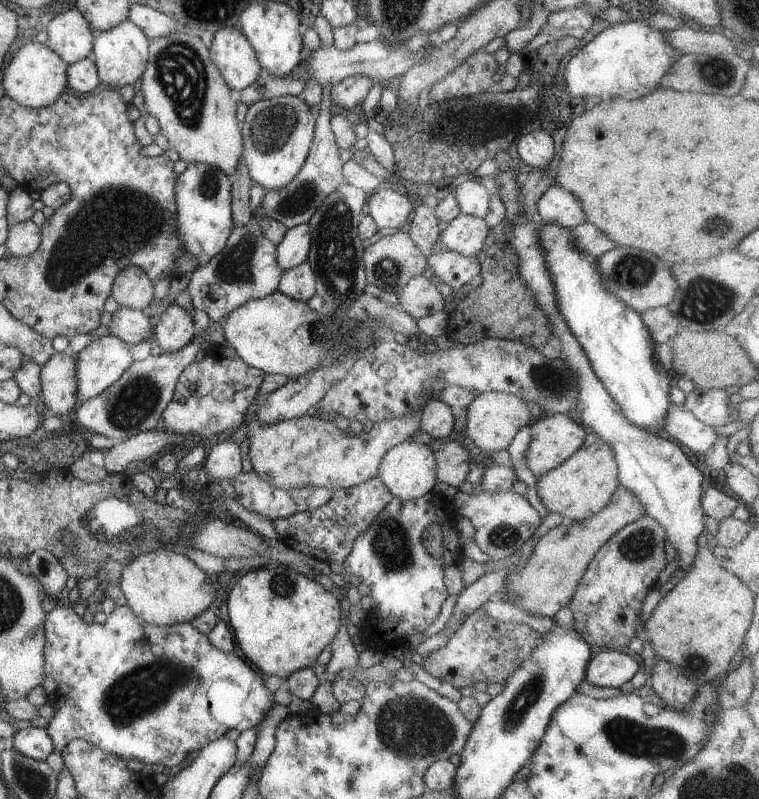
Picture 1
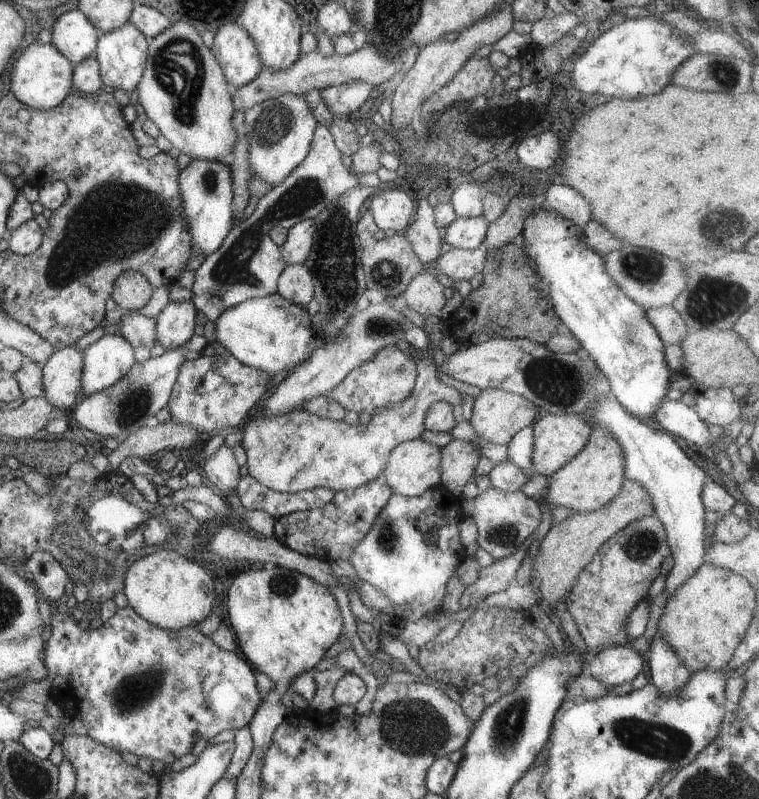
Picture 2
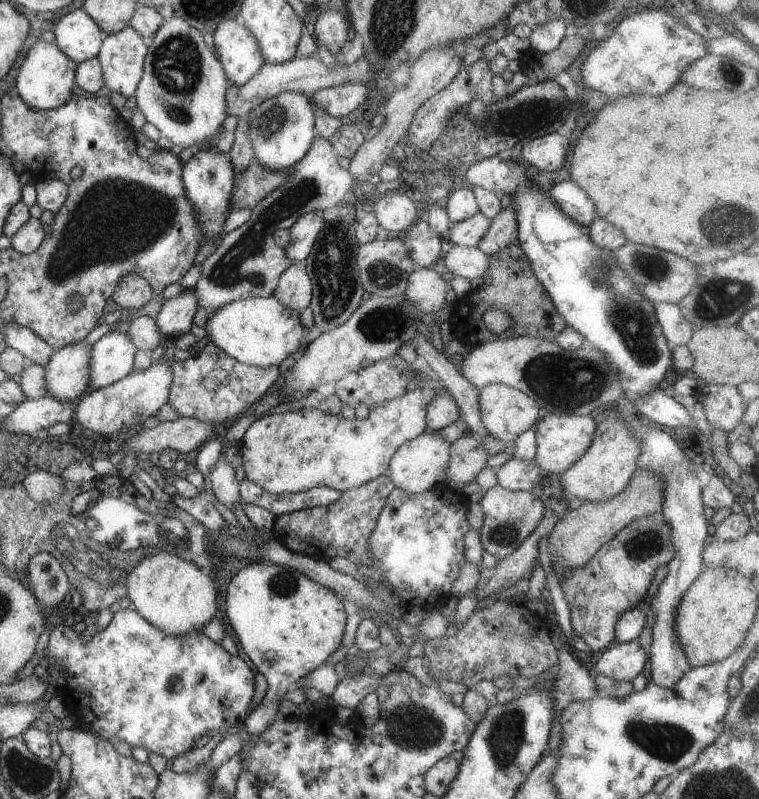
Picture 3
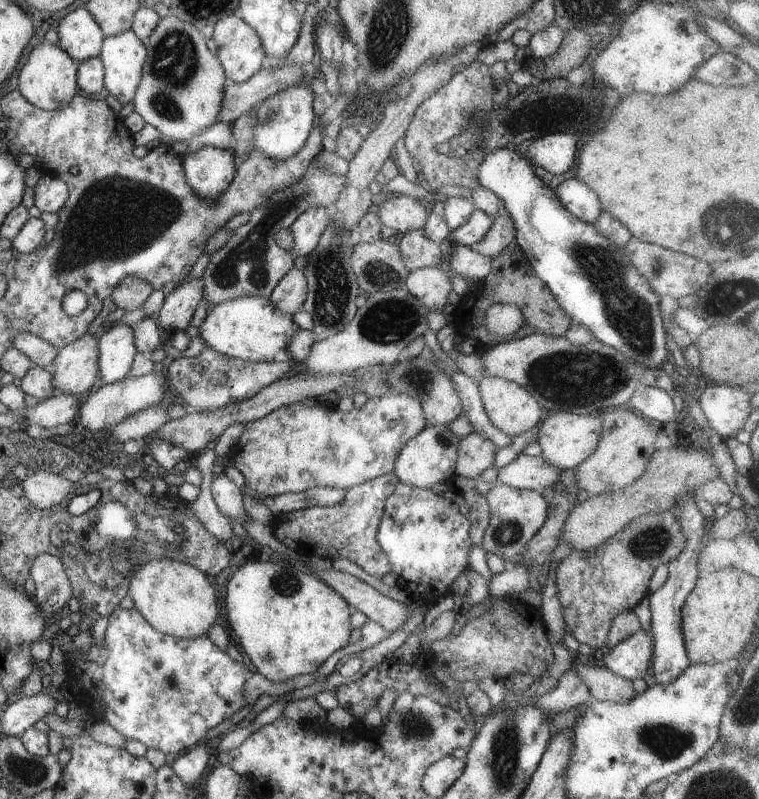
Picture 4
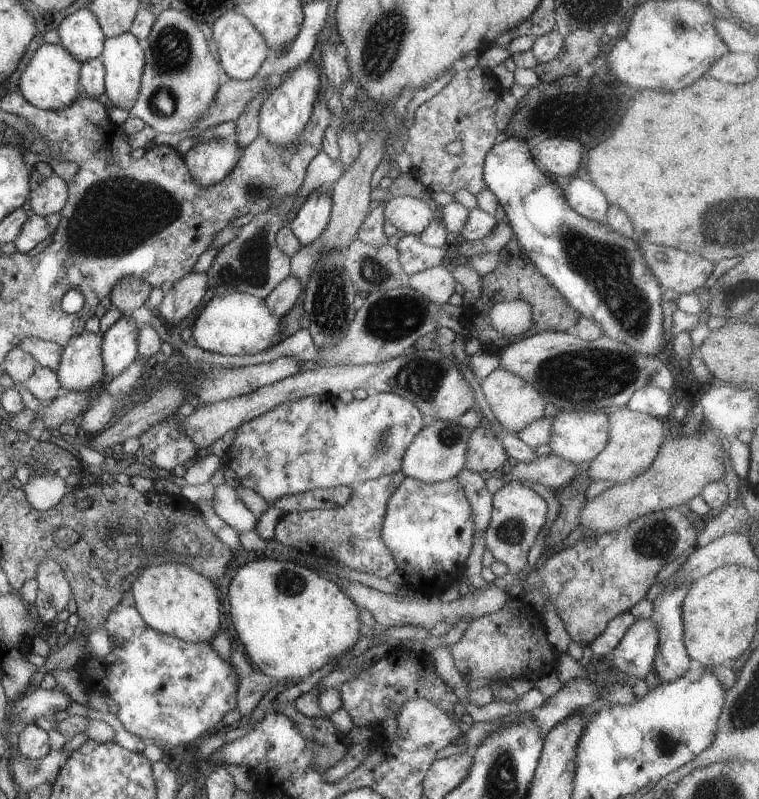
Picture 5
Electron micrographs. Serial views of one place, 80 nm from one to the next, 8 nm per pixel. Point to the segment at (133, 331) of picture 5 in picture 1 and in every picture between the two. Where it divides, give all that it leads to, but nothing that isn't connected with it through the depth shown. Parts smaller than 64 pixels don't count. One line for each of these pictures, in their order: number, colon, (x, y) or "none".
1: (100, 364)
2: (106, 361)
3: (112, 357)
4: (116, 351)

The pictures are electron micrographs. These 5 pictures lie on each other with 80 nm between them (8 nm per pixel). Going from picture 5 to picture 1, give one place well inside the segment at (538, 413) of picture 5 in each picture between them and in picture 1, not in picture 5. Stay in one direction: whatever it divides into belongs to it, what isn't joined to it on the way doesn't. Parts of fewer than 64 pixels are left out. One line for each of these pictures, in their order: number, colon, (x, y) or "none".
1: (494, 418)
2: (498, 415)
3: (507, 412)
4: (510, 407)

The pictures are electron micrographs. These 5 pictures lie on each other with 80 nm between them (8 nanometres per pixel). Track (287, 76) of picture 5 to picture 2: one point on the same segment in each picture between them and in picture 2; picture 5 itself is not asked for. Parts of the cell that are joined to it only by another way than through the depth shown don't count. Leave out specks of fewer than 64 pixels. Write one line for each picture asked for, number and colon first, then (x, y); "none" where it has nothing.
2: (280, 131)
3: (281, 130)
4: (284, 120)

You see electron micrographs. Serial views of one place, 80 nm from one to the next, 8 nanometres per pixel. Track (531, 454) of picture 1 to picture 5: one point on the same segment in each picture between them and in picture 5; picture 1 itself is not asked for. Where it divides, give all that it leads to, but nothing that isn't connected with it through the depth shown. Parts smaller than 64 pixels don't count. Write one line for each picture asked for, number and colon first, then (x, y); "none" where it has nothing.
2: (557, 438)
3: (562, 439)
4: (567, 440)
5: (577, 436)

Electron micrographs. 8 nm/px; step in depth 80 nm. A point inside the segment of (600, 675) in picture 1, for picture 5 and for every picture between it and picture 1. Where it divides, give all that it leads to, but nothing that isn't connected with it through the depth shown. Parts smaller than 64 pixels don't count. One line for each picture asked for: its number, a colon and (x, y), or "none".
2: (615, 665)
3: (625, 661)
4: (630, 658)
5: (635, 654)

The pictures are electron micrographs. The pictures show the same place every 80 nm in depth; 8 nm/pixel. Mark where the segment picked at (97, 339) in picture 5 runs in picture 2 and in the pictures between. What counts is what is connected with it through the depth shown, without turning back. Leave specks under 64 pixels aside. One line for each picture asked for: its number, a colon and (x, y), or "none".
2: (62, 371)
3: (67, 374)
4: (76, 369)

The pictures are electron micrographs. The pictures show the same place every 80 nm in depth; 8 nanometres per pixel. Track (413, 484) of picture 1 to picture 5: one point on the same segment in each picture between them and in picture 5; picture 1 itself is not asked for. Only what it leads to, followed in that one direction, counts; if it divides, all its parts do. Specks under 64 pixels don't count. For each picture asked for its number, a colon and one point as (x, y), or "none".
2: (414, 466)
3: (420, 464)
4: (429, 458)
5: (439, 451)

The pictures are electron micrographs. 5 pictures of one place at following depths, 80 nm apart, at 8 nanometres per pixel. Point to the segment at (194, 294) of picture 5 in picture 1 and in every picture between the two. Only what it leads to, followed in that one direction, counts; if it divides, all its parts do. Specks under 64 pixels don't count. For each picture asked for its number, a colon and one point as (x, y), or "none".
1: (175, 330)
2: (175, 326)
3: (175, 318)
4: (179, 306)

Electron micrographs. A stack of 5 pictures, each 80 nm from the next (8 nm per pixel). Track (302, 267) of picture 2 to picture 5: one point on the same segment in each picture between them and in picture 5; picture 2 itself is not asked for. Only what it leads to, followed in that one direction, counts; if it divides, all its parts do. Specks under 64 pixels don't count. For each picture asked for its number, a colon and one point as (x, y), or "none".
3: (294, 290)
4: (288, 295)
5: (280, 301)

